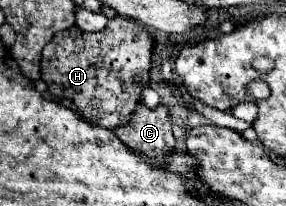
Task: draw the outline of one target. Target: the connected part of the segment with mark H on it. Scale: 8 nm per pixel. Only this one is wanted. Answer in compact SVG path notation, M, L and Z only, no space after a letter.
M116 16L108 20L106 28L100 32L84 32L78 26L66 28L44 46L42 52L42 80L48 84L48 92L54 98L70 98L82 116L102 128L114 130L116 126L126 126L142 100L142 90L150 84L154 36L144 26L134 24L128 18Z

